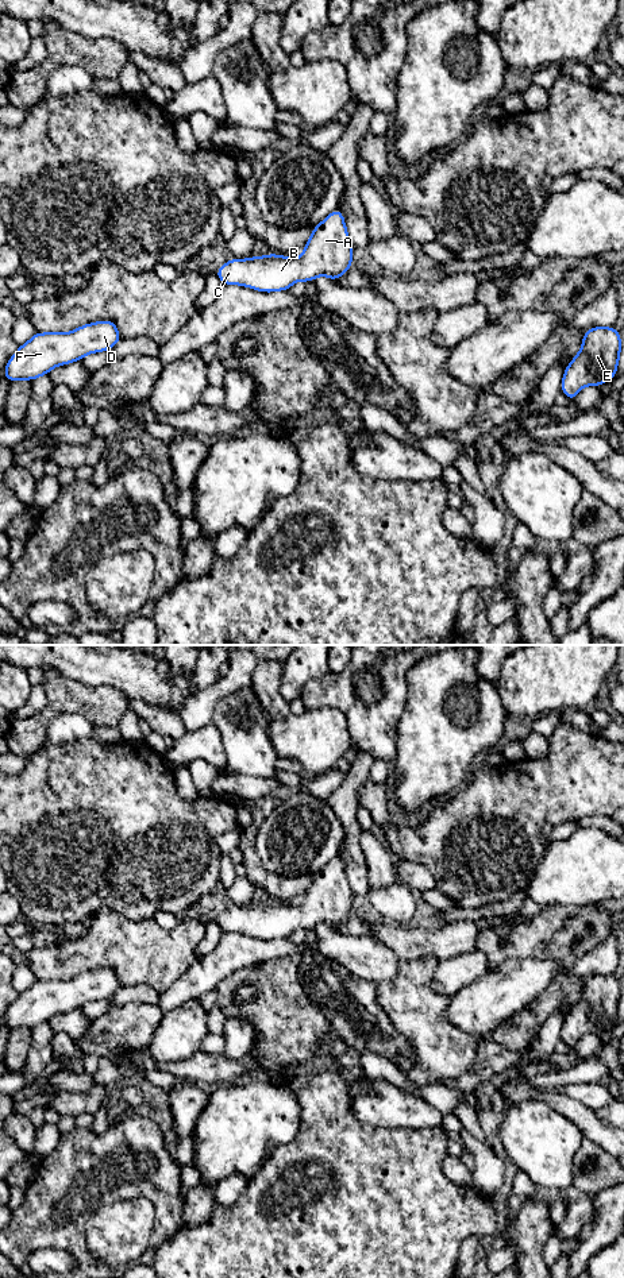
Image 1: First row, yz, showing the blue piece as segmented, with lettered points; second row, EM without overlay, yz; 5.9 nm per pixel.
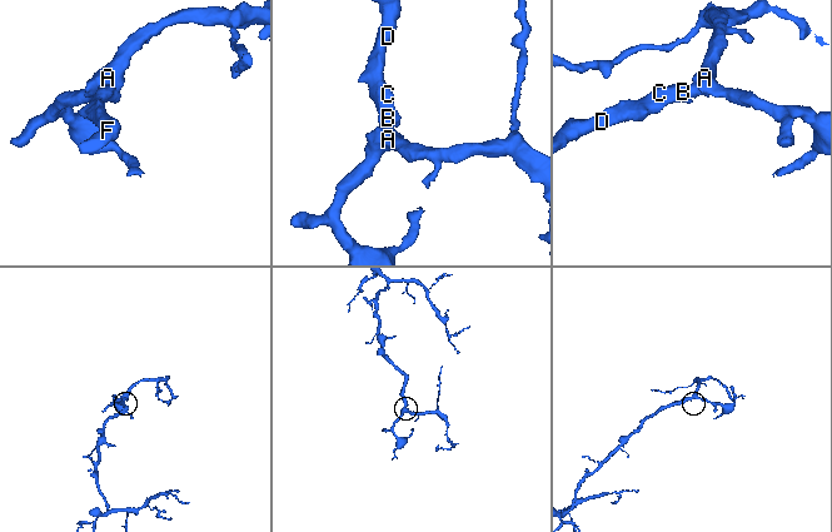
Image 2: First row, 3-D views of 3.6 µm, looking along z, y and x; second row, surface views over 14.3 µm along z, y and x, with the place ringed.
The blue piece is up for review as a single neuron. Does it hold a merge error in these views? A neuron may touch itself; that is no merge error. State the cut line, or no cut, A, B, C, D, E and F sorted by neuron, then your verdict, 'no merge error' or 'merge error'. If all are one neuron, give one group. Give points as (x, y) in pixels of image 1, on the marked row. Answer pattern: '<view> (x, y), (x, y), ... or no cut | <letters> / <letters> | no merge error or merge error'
no cut | A B C D E F | no merge error

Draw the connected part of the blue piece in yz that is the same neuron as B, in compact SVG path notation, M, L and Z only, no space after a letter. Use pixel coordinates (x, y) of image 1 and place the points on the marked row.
M338 208L313 227L300 258L278 254L232 258L215 274L222 285L239 285L265 293L288 291L294 282L308 283L319 275L336 282L353 266L353 248L344 216Z

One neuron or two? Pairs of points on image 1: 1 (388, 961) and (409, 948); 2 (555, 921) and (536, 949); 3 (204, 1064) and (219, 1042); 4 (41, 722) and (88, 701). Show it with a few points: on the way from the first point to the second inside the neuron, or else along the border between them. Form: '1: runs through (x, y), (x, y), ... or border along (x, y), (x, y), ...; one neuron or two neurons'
1: border along (372, 937), (388, 946), (400, 958); two neurons
2: runs through (554, 927), (539, 942); one neuron
3: border along (200, 1050), (210, 1053), (222, 1051); two neurons
4: runs through (50, 710), (60, 701), (76, 701); one neuron

